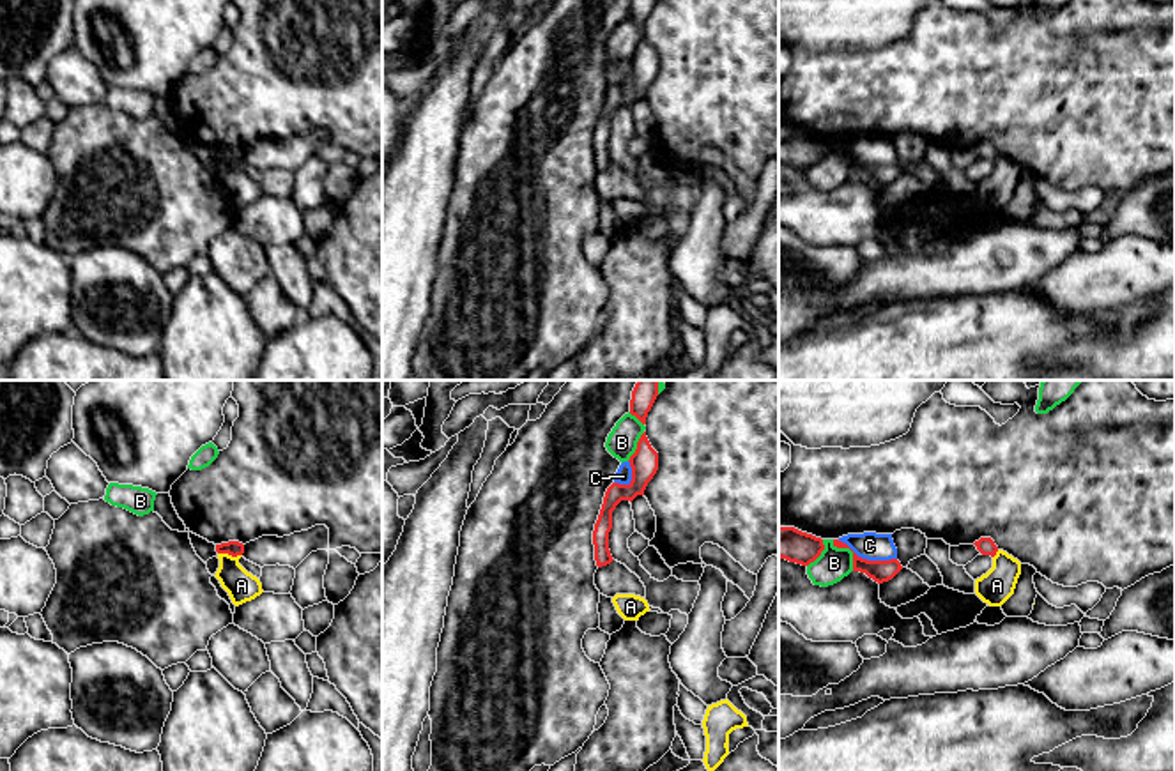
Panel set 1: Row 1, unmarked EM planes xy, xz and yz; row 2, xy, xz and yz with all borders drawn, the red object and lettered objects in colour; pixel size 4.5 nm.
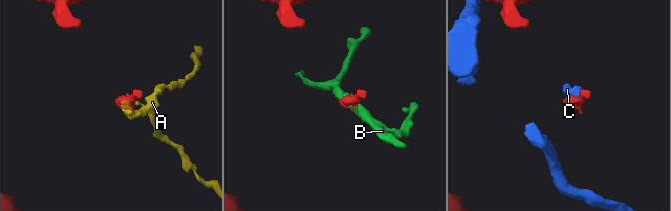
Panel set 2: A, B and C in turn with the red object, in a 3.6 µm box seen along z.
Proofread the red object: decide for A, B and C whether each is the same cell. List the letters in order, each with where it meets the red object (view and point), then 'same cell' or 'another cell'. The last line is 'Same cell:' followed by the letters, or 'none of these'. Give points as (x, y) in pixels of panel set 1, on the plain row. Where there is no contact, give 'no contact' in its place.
A: xy (230, 158) | another cell
B: yz (850, 152) | another cell
C: yz (866, 163) | another cell
Same cell: none of these

